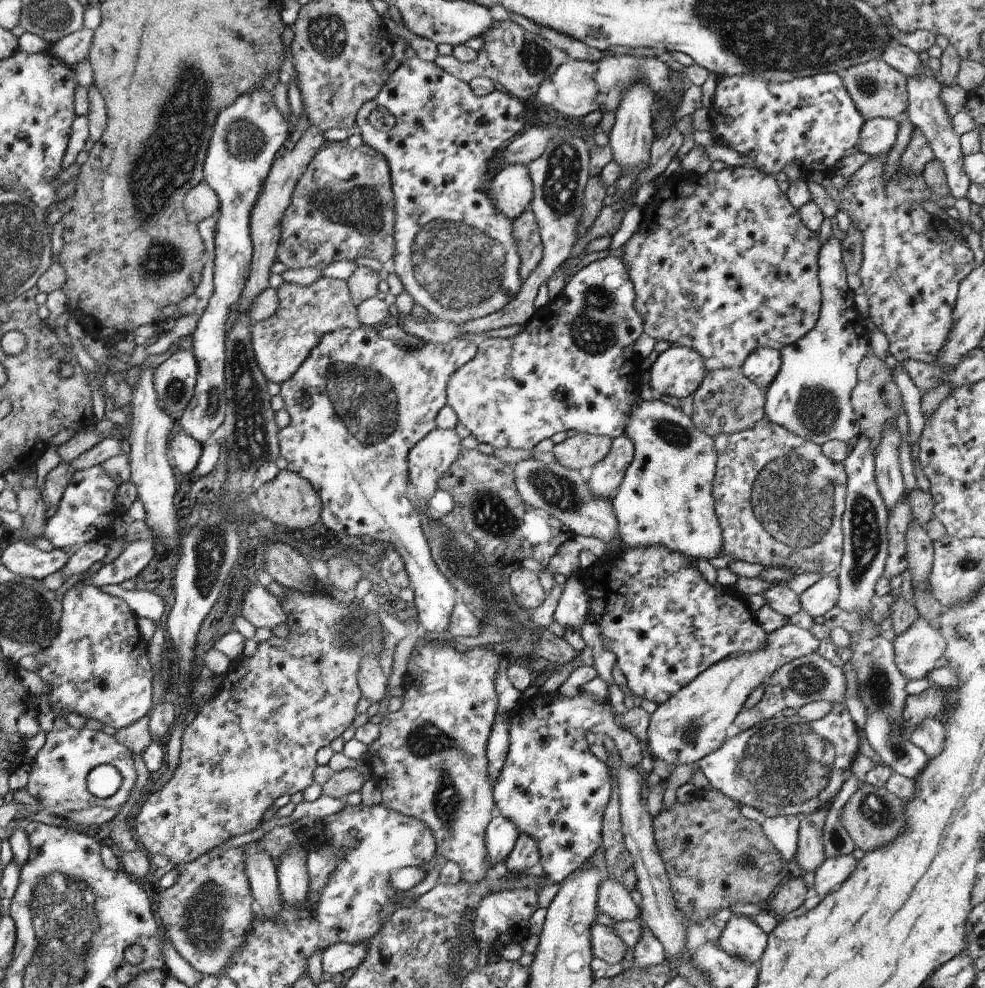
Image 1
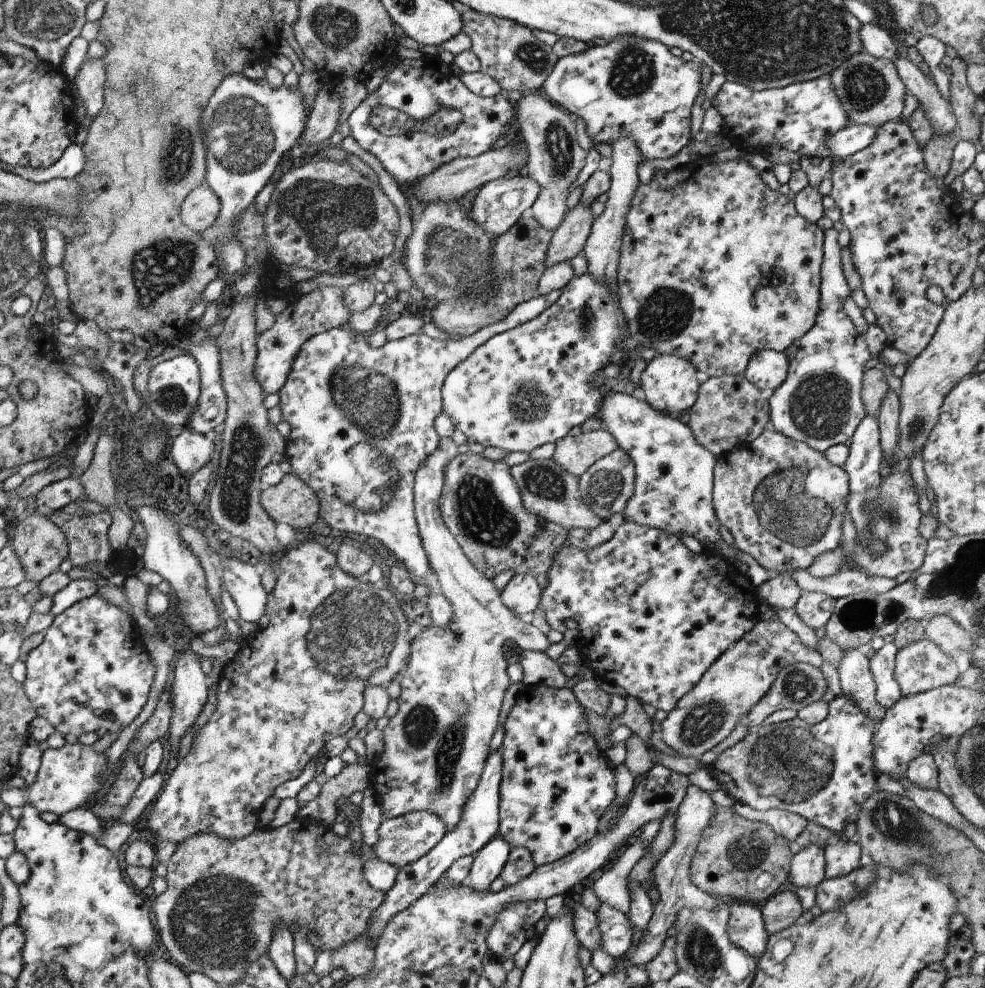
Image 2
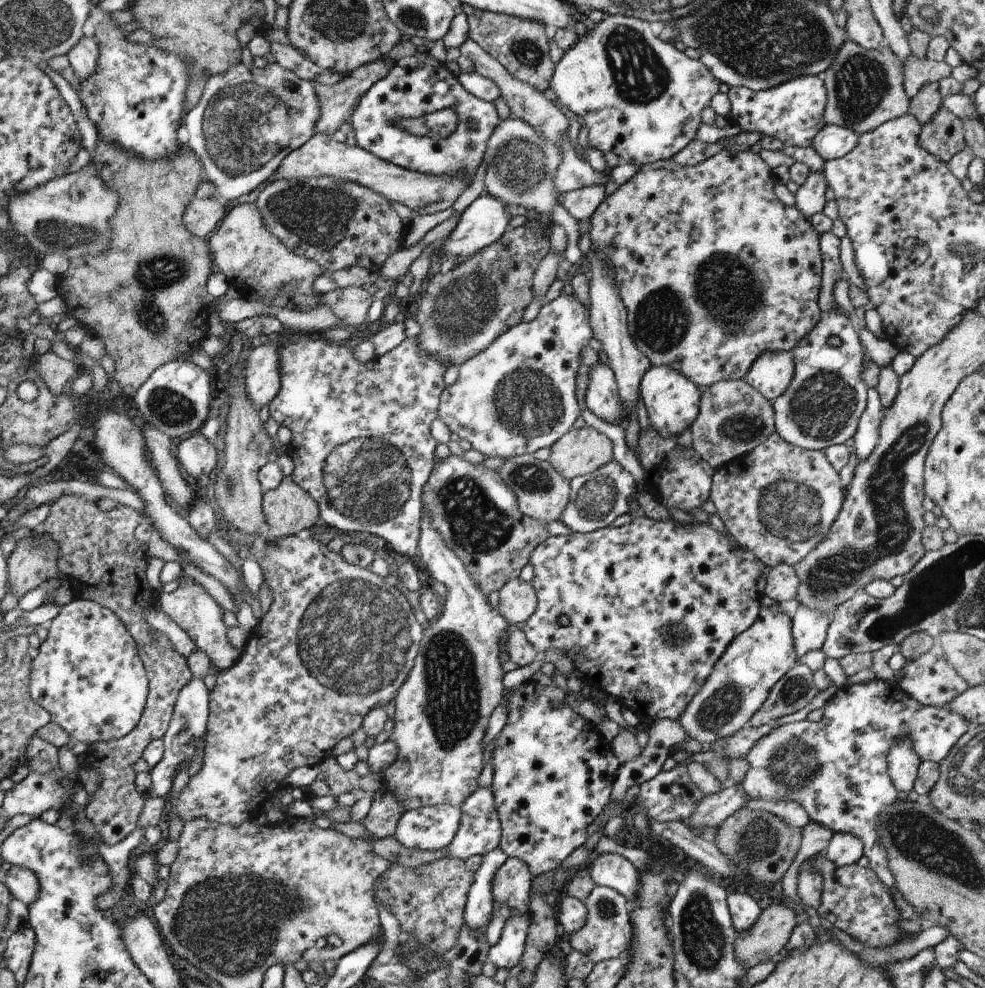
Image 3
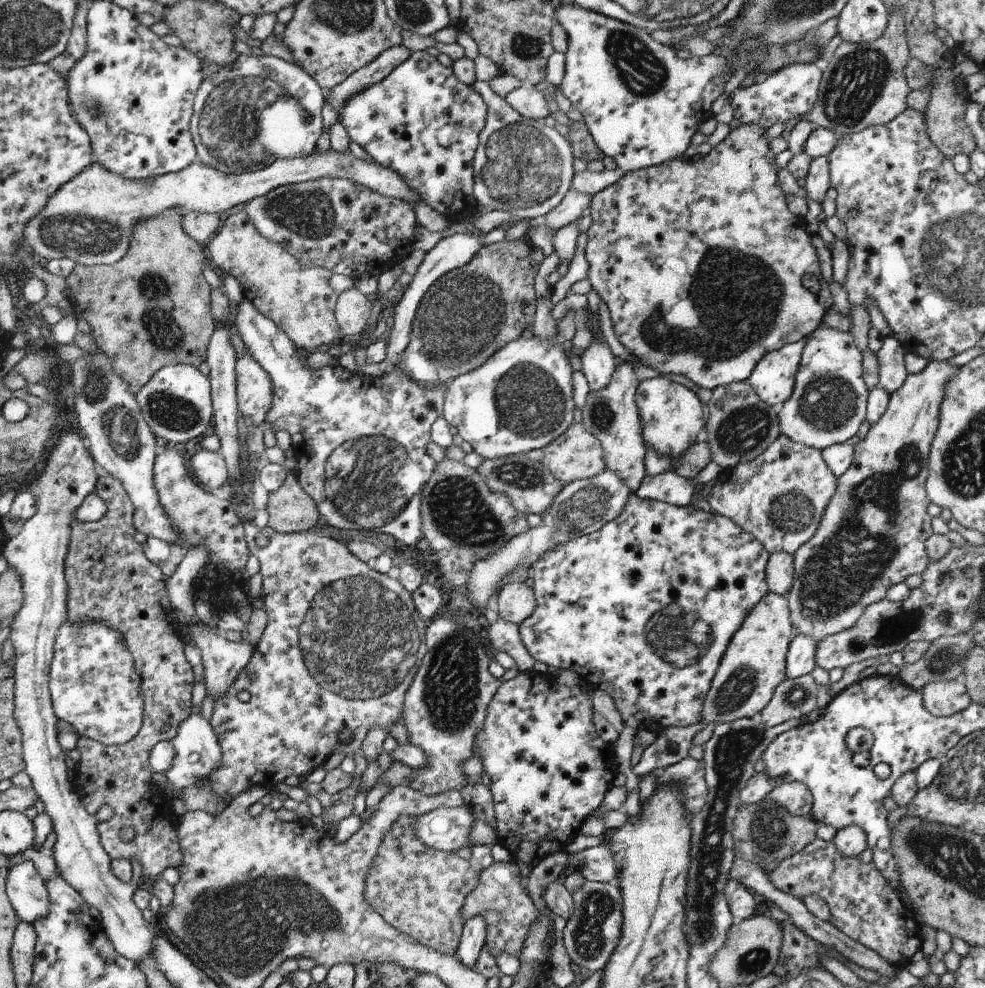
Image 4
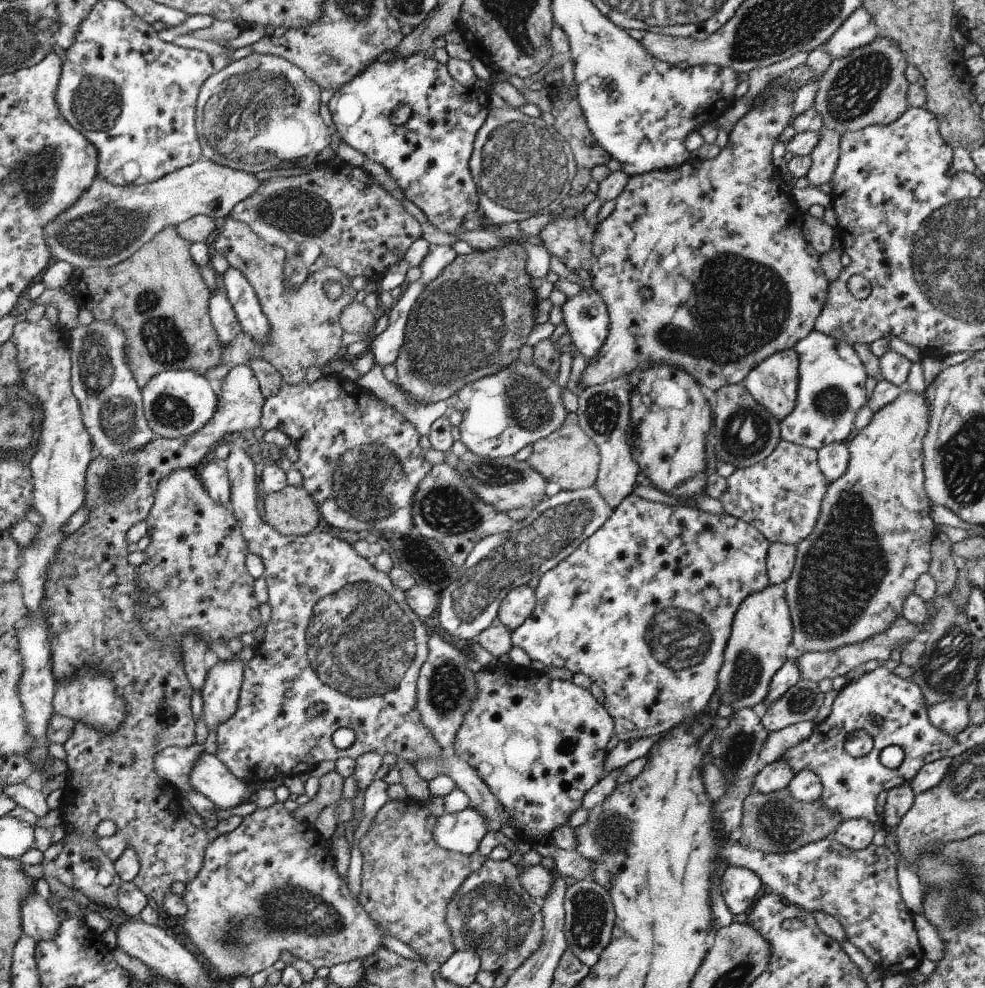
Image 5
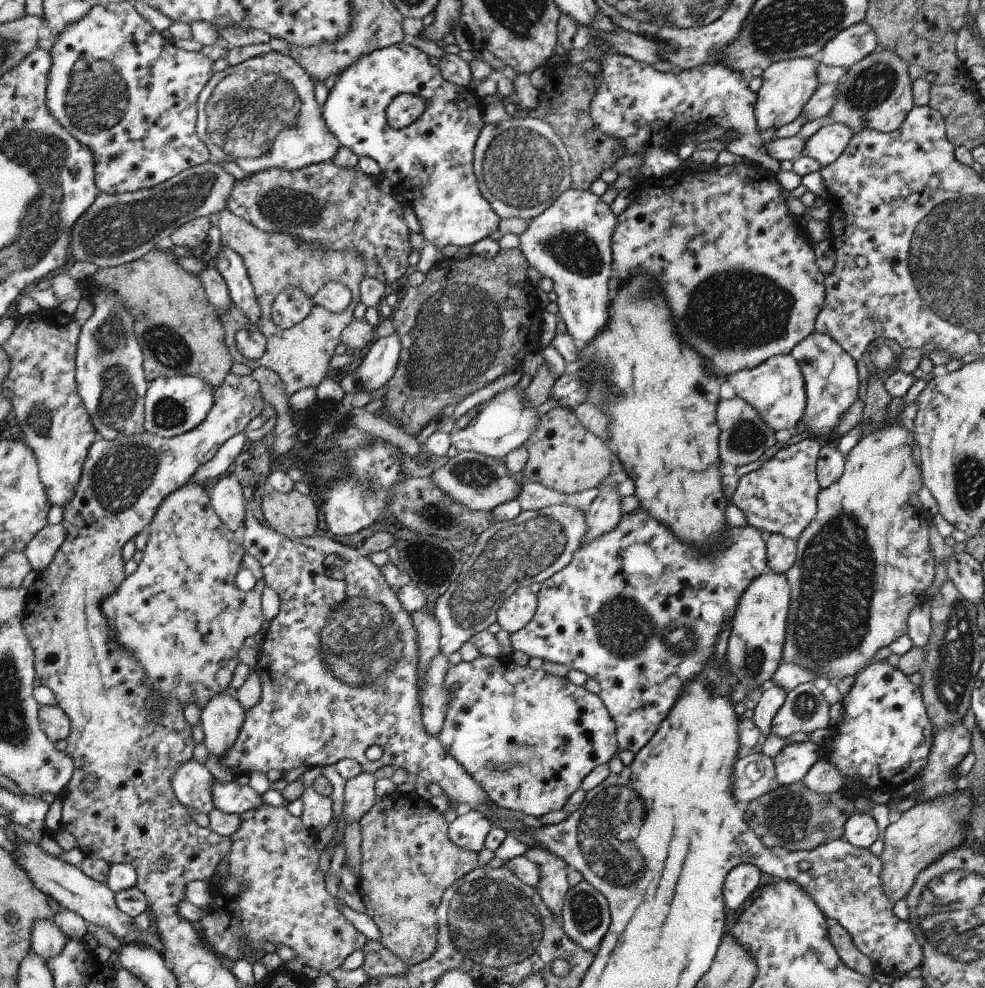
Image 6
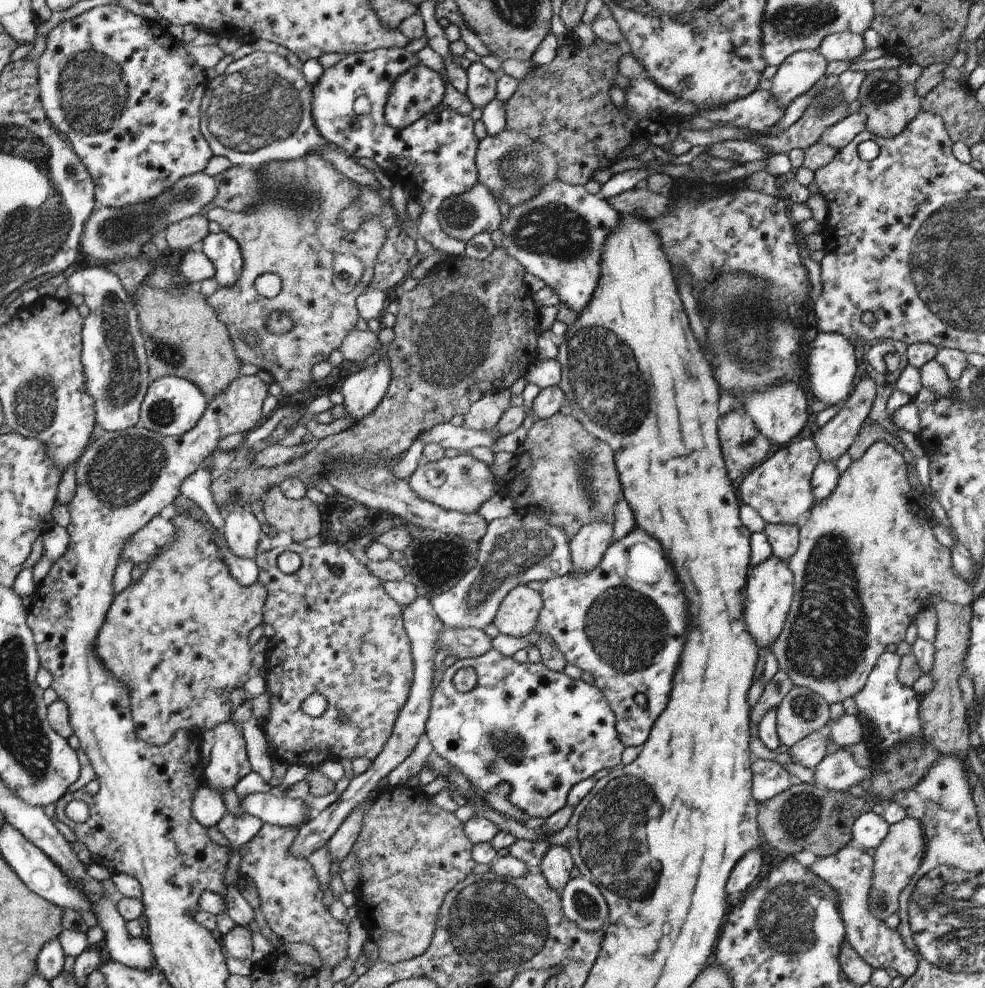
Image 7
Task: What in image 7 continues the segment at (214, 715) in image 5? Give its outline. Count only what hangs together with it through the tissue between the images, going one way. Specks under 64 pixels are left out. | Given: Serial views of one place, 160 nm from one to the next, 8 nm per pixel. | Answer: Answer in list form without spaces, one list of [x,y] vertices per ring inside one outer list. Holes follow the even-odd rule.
[[[233,720],[208,733],[208,739],[213,747],[205,768],[206,782],[222,795],[253,771],[252,762],[245,736]]]

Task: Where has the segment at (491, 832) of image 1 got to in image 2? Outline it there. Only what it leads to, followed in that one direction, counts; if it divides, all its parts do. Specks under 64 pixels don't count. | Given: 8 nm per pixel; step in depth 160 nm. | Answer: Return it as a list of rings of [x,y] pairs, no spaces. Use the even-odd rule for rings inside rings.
[[[496,832],[496,836],[492,836],[492,840],[474,855],[467,883],[476,892],[489,892],[490,884],[500,876],[506,866],[511,849],[506,838]]]

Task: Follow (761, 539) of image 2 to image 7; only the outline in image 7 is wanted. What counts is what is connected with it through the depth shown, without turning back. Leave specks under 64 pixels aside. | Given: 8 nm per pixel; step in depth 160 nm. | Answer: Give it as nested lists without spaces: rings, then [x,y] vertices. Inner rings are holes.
[[[811,435],[774,449],[754,470],[737,479],[736,490],[742,504],[755,508],[766,523],[796,524],[798,516],[811,510],[815,502],[811,478],[821,458]]]

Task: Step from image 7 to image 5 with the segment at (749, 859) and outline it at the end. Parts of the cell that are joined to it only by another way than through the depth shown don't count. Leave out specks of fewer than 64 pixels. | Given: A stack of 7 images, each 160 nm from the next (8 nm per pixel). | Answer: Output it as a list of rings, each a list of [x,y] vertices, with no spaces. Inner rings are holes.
[[[728,867],[722,874],[720,890],[726,907],[733,916],[744,915],[750,910],[760,888],[762,888],[760,878],[749,869]]]

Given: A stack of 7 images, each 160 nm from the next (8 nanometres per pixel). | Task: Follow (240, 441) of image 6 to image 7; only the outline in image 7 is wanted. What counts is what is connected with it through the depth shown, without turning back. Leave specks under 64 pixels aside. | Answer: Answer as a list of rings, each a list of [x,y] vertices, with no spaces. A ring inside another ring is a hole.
[[[202,464],[181,484],[181,494],[200,505],[210,522],[221,531],[225,525],[222,511],[214,504],[211,493],[211,470]]]

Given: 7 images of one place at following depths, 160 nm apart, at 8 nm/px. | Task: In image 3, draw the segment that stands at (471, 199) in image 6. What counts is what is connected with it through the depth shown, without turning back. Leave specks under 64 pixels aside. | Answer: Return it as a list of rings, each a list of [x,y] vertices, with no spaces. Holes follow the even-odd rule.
[[[428,52],[397,62],[388,76],[378,80],[363,95],[351,118],[352,136],[359,148],[401,168],[444,177],[474,177],[484,160],[490,136],[500,122],[494,103],[473,96],[459,78]],[[445,108],[451,108],[458,114],[458,126],[448,138],[438,142],[434,152],[430,152],[430,140],[414,140],[414,134],[400,130],[392,122],[392,118],[421,117]],[[471,120],[478,124],[476,129],[468,128]]]

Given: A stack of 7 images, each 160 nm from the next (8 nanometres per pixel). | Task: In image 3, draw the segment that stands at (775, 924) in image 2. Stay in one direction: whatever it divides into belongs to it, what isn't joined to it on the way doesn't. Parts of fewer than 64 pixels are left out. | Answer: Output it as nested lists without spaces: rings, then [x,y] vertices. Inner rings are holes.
[[[782,902],[768,906],[750,930],[737,934],[733,945],[737,962],[748,970],[773,960],[786,947],[796,926],[796,910]]]

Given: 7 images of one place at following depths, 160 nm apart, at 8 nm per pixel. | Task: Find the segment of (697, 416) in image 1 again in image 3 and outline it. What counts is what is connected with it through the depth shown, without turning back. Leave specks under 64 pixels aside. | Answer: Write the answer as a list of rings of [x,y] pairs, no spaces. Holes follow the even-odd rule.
[[[743,379],[719,381],[701,396],[699,416],[690,428],[694,452],[716,470],[768,440],[775,432],[775,411],[772,404]]]

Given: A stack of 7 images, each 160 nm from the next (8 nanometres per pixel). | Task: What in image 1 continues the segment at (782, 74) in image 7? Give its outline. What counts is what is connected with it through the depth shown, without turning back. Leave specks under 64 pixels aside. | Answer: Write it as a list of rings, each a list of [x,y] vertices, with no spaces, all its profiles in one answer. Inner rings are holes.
[[[726,167],[720,171],[710,169],[703,175],[691,175],[690,180],[666,181],[666,194],[663,186],[657,189],[655,195],[662,196],[660,202],[656,200],[656,224],[658,228],[650,232],[646,226],[636,229],[624,245],[621,259],[628,268],[630,280],[636,289],[636,309],[642,315],[647,336],[654,340],[665,340],[672,347],[688,347],[698,352],[703,358],[708,371],[718,369],[740,369],[745,360],[760,347],[770,347],[782,350],[789,344],[794,344],[807,332],[810,332],[821,311],[821,286],[819,283],[819,252],[821,249],[820,232],[811,231],[802,222],[799,210],[789,202],[786,193],[778,187],[774,176],[767,175],[752,167]]]

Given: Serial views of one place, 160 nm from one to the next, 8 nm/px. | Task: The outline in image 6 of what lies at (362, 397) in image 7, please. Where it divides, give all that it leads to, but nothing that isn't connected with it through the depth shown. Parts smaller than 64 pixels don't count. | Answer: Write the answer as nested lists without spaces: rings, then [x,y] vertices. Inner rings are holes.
[[[393,332],[393,334],[384,338],[379,337],[372,342],[369,350],[370,352],[364,356],[364,360],[360,362],[360,366],[356,368],[355,372],[350,372],[340,382],[345,394],[377,391],[388,383],[397,372],[397,365],[401,360],[402,352],[402,344],[400,338],[398,338],[398,332]]]

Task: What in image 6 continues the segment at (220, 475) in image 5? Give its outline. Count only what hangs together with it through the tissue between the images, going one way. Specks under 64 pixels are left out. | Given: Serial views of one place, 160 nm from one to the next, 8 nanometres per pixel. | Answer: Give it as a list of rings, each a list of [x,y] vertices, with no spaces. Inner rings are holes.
[[[232,473],[221,475],[210,485],[210,501],[218,517],[232,532],[238,534],[241,534],[244,518],[248,515],[242,487],[239,477]]]

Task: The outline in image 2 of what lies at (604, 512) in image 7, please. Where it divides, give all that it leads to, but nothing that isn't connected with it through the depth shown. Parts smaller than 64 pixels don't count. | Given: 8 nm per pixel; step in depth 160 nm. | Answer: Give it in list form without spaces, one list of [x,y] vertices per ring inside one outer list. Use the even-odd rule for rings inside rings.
[[[602,427],[578,436],[566,436],[566,439],[556,443],[552,459],[569,474],[580,477],[594,462],[617,449],[616,438]]]

